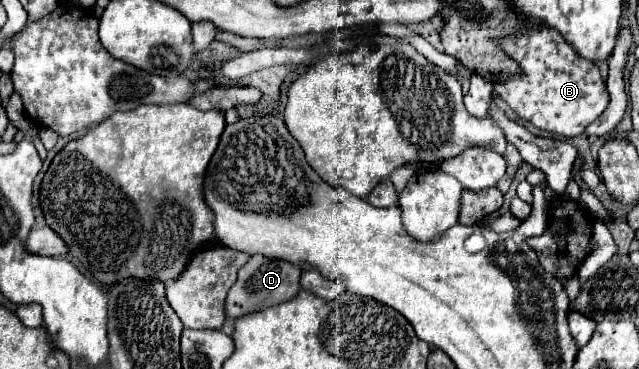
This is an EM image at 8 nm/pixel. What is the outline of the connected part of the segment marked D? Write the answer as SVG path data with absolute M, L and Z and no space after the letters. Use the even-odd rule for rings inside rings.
M250 256L250 260L238 270L238 280L226 296L226 316L236 320L240 316L264 310L268 306L292 300L300 292L300 266L284 260L270 260L264 256Z

